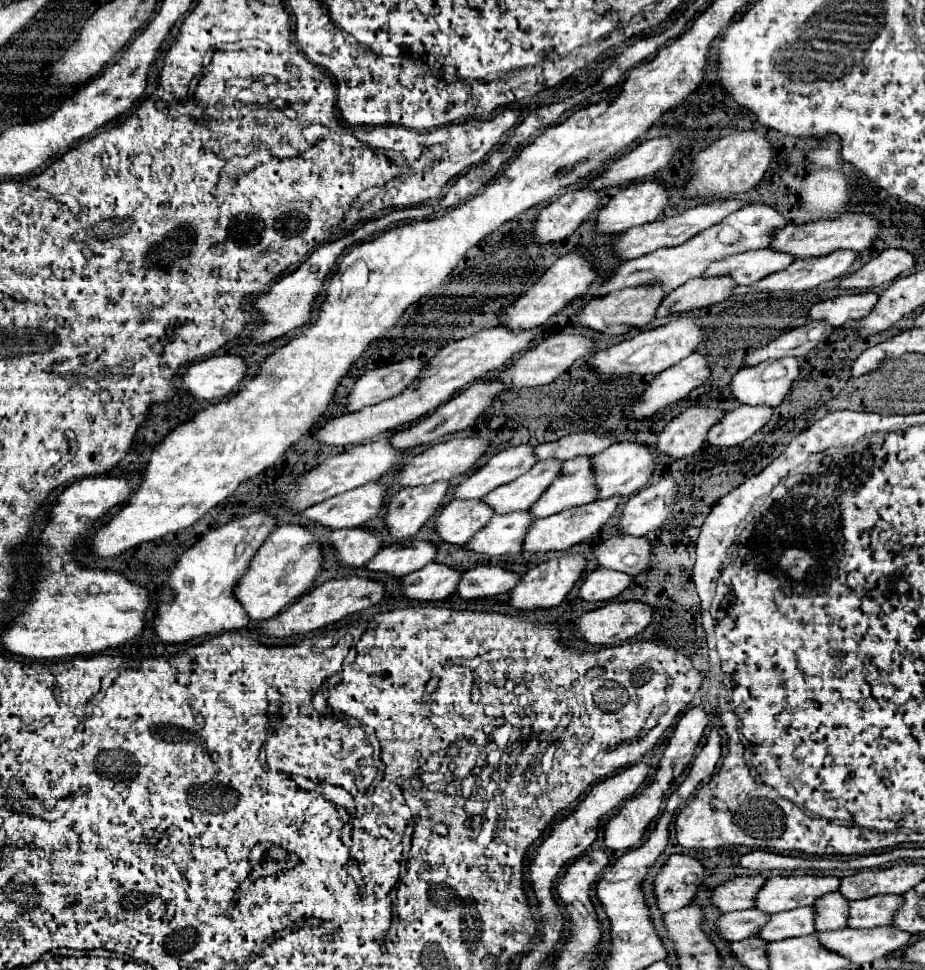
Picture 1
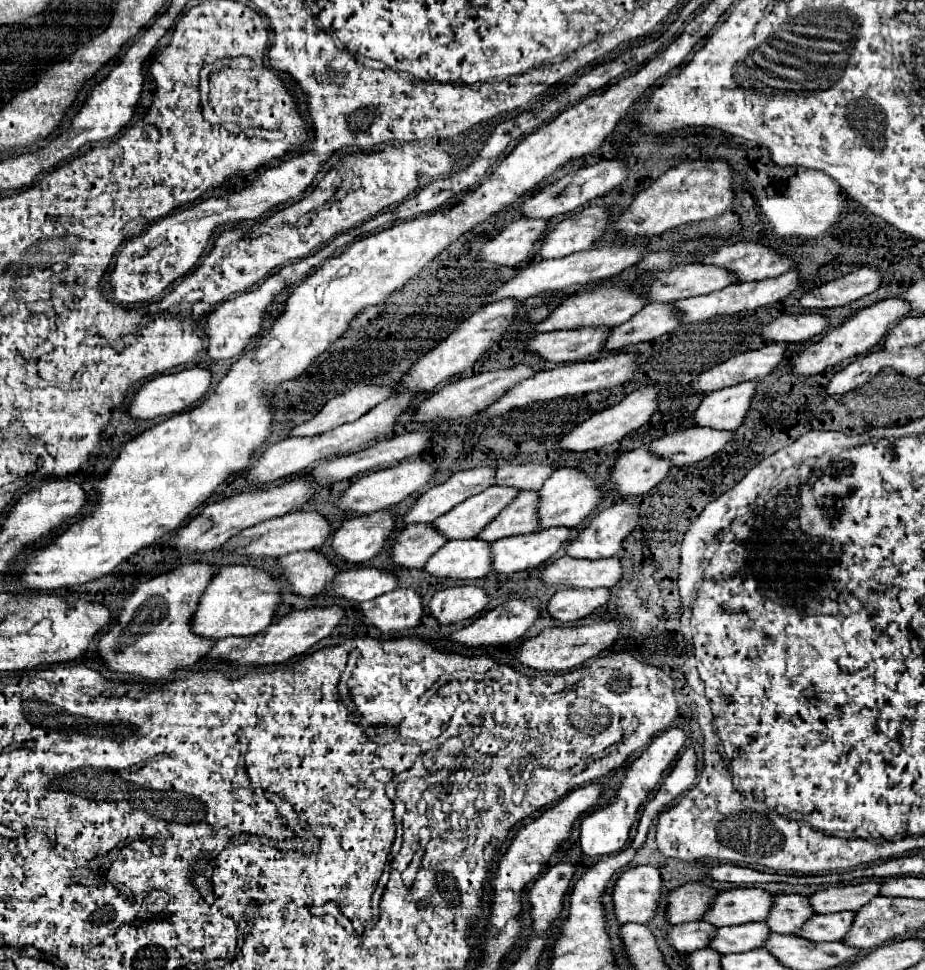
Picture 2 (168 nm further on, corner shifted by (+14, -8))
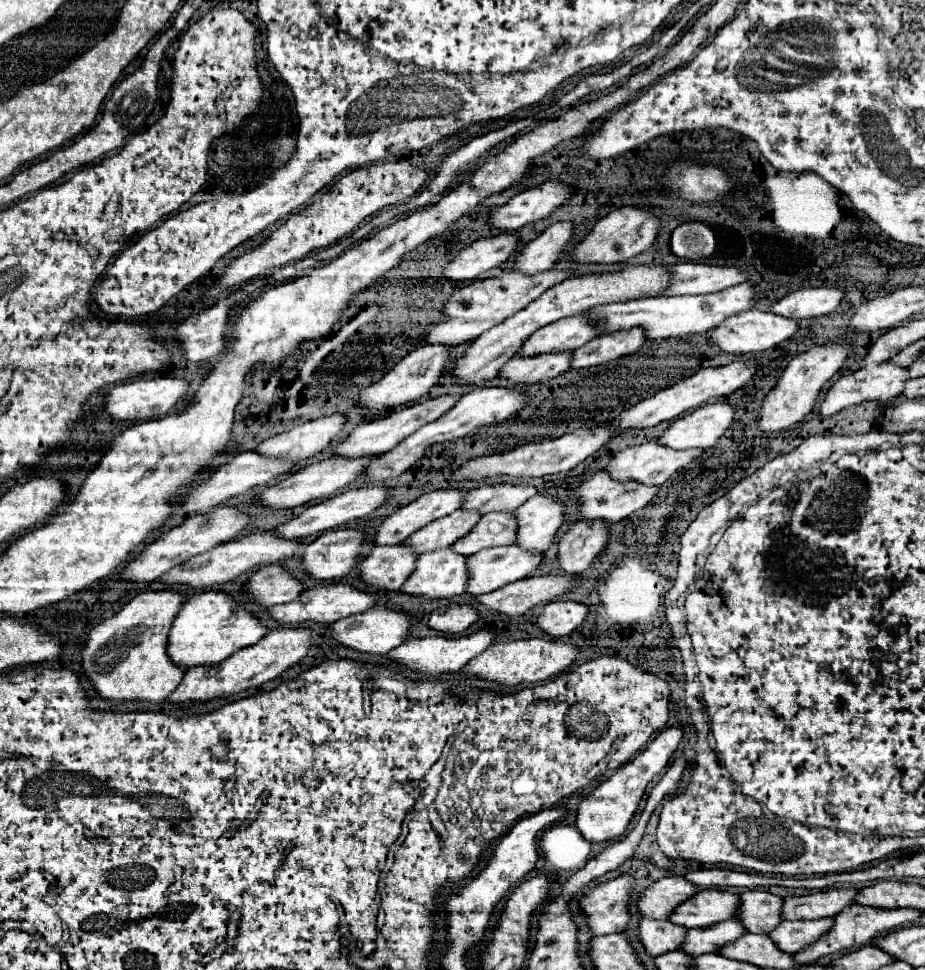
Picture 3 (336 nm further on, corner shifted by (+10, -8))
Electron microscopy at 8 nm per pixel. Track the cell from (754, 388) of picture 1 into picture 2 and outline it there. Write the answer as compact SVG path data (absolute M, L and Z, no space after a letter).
M745 381L727 389L707 393L695 411L695 425L713 429L737 429L751 407L759 381Z

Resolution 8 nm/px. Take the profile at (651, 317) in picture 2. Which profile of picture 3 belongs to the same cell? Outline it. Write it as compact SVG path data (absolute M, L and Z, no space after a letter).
M637 327L629 329L629 331L617 331L611 335L595 337L593 341L585 343L581 349L573 351L571 369L589 369L589 367L619 359L623 355L631 355L643 343L645 343L645 337L643 337L641 329L637 329Z

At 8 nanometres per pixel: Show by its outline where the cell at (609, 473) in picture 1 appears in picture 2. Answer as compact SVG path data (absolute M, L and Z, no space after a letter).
M563 467L553 471L553 475L541 487L541 505L539 505L541 527L539 529L555 527L555 525L563 525L563 527L581 525L599 507L599 503L603 501L603 495L605 491L595 485L593 477L581 471L579 467Z

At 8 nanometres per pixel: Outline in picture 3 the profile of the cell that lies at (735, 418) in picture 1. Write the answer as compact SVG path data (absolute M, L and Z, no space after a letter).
M649 441L649 443L637 445L637 447L625 447L623 451L615 453L611 457L611 461L603 467L603 471L607 471L611 477L615 477L615 481L639 481L643 485L663 485L677 469L689 465L701 453L703 453L701 449L675 451L675 449L669 449L669 447L659 445L657 441Z

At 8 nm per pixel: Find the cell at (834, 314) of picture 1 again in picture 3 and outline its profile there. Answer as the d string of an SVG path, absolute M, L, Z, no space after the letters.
M747 309L745 313L737 313L729 319L725 319L721 325L715 329L707 331L705 337L721 351L725 353L761 353L765 349L771 349L785 341L787 337L795 335L797 331L797 321L787 319L787 317L777 317L773 313L761 313L757 309Z

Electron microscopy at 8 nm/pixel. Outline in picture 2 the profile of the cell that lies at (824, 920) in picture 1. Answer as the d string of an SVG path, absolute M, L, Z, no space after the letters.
M777 895L765 923L775 933L797 933L797 929L801 929L813 915L807 895Z

